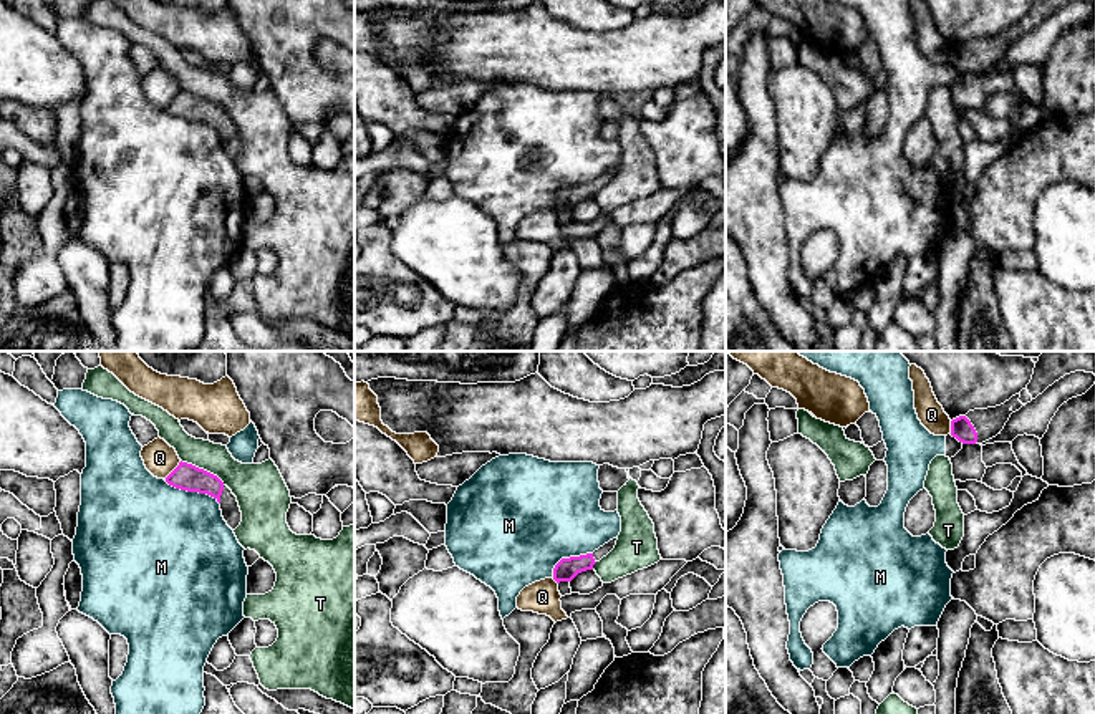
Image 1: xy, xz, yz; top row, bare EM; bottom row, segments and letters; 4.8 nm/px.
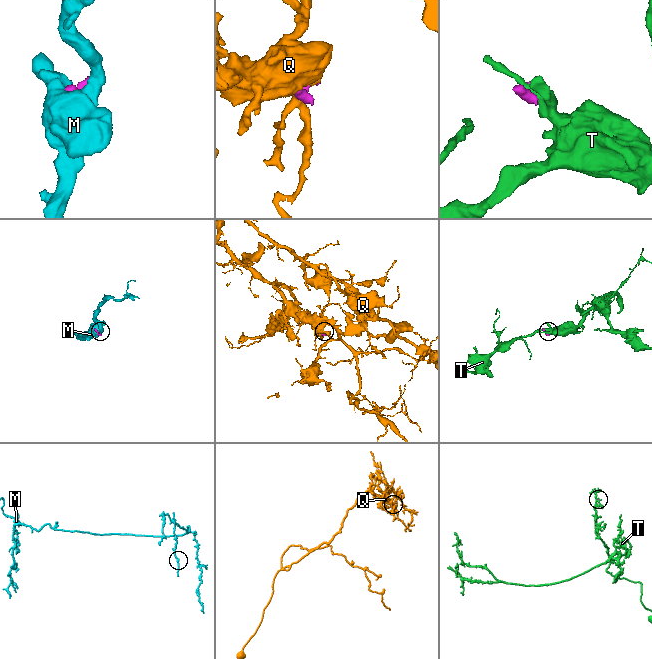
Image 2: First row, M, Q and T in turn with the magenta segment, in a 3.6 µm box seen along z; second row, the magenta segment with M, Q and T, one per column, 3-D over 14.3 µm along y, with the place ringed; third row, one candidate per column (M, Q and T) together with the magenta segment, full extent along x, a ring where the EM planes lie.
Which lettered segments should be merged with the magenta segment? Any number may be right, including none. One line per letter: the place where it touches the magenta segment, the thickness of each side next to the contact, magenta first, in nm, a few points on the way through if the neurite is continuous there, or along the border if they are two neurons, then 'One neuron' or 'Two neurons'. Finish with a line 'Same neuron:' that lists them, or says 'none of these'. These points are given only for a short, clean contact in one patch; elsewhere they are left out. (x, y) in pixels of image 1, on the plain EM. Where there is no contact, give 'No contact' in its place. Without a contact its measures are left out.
M: Touches magenta at xy (192, 120). Thickness 130 nm (magenta) against 480 nm. Two neurons
Q: Touches magenta at xy (173, 100). Thickness 130 nm (magenta) against 160 nm. Two neurons
T: Touches magenta at xy (202, 98). Thickness 130 nm (magenta) against 190 nm. Boundary: xy (181, 88), (212, 101), (224, 113). Two neurons
Same neuron: none of these

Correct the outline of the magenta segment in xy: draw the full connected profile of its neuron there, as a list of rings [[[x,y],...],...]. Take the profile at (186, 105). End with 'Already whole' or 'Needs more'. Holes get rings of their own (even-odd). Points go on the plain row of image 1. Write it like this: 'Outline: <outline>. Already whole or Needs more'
Outline: [[[181,89],[179,94],[166,106],[166,111],[181,119],[214,126],[220,133],[222,146],[227,154],[232,159],[240,154],[242,141],[237,126],[217,104]]]. Needs more

